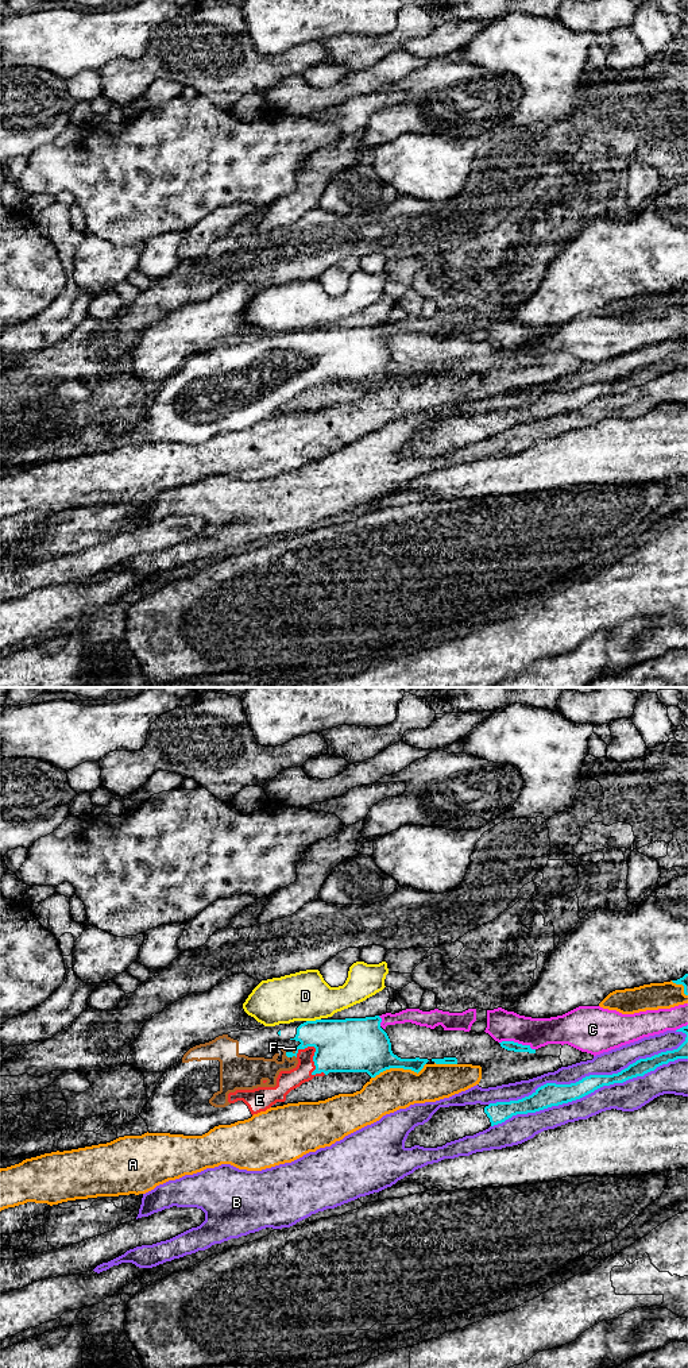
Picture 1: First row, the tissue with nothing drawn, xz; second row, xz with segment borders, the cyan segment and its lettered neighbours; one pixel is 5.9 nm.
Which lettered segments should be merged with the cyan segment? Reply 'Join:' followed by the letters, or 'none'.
Join: none

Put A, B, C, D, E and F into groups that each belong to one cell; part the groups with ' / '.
A / B / C E F / D

